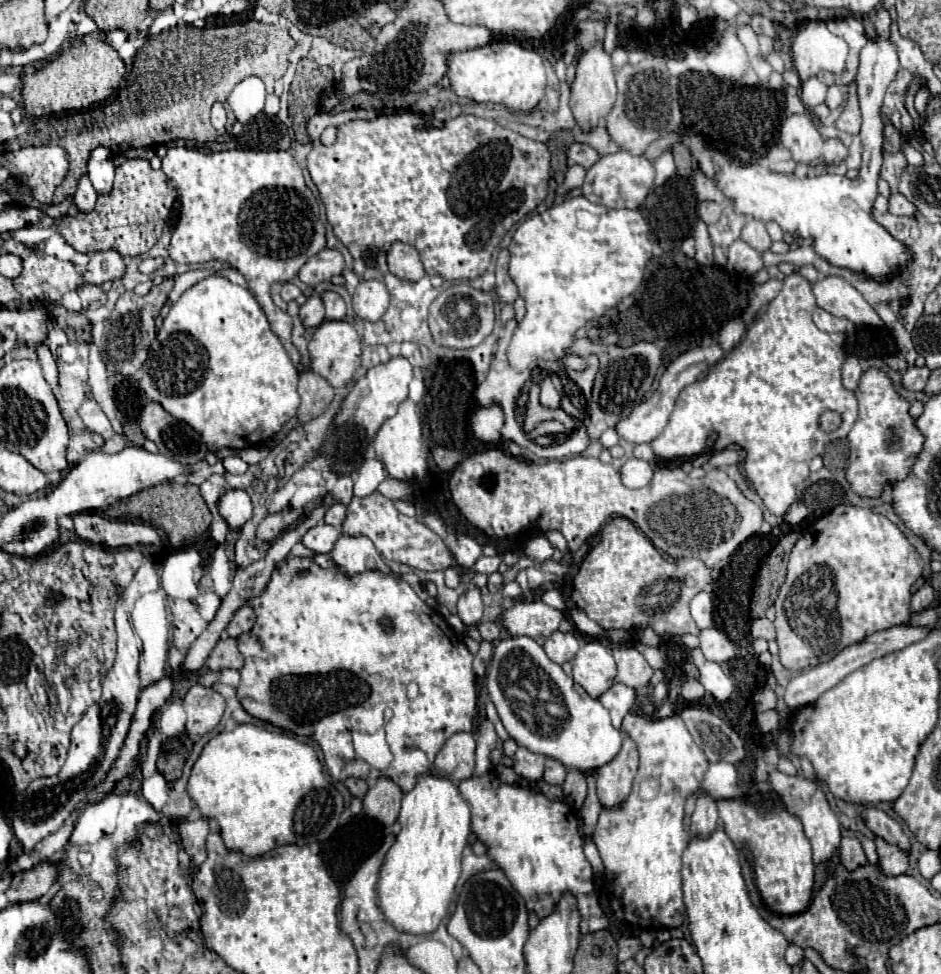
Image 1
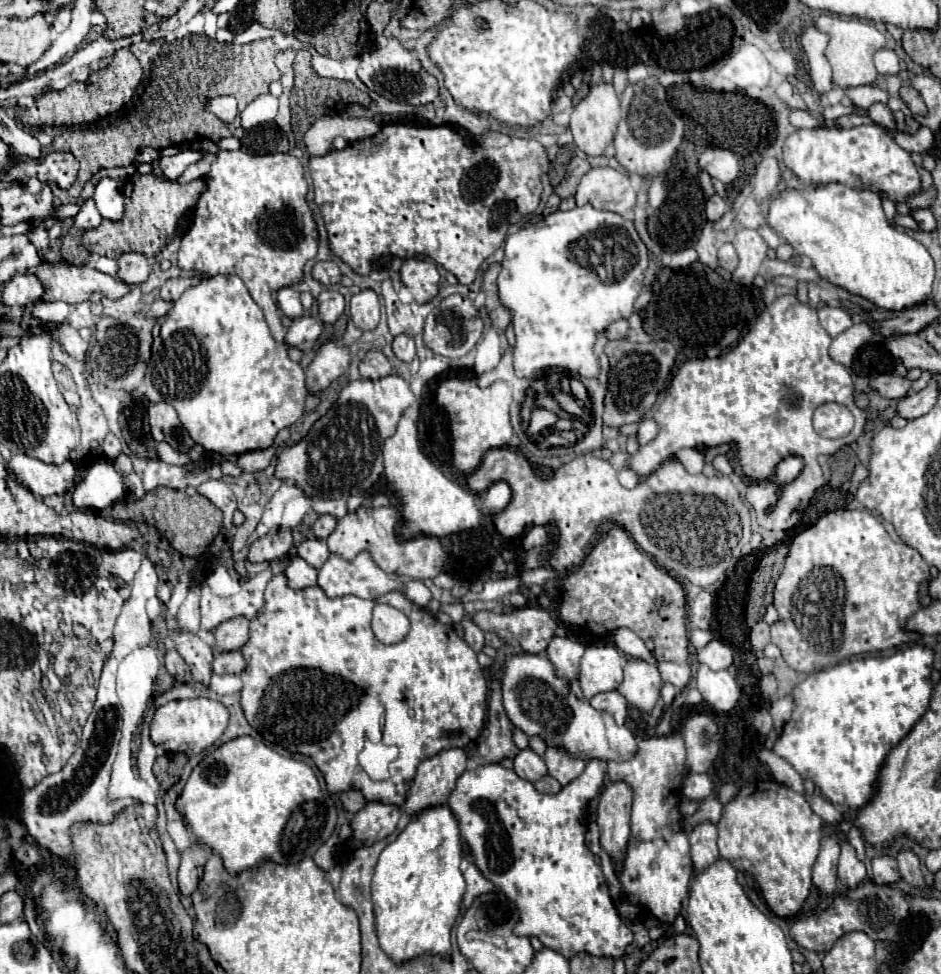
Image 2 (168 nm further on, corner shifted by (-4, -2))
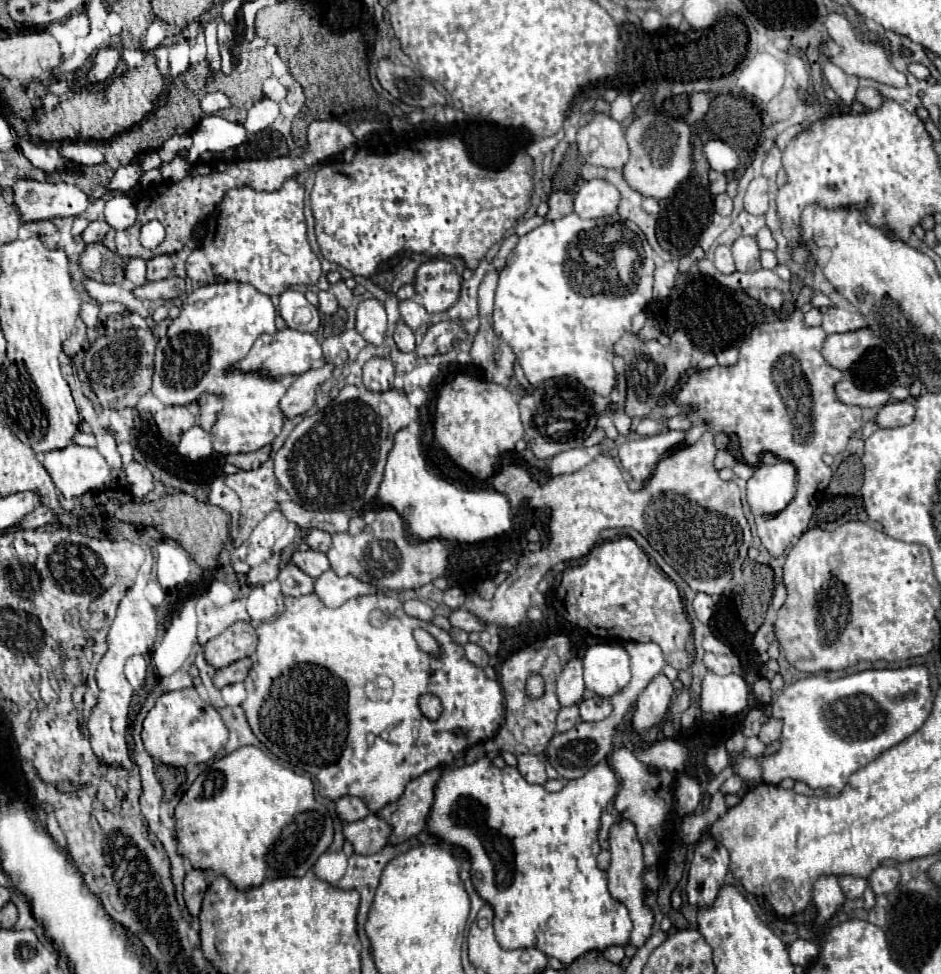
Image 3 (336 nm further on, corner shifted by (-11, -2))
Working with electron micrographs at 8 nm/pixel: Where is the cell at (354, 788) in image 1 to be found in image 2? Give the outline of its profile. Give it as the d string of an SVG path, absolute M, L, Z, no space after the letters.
M357 790L343 792L343 794L339 796L339 800L343 802L343 808L345 808L347 812L359 812L359 810L365 806L365 798L363 798L363 794L357 792Z

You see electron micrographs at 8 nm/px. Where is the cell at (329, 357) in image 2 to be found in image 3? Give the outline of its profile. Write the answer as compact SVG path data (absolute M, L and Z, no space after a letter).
M330 362L320 364L308 372L300 374L292 382L292 386L284 394L284 398L280 400L280 408L282 408L284 416L294 418L294 416L306 414L316 402L318 388L324 384L324 380L332 378L332 374L334 374L334 364L330 364Z

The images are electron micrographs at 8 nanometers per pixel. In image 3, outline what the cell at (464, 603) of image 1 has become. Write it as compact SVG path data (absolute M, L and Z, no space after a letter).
M468 642L468 644L464 646L464 650L466 650L468 660L474 662L476 666L486 666L486 664L488 664L488 654L486 654L486 650L484 650L482 646Z

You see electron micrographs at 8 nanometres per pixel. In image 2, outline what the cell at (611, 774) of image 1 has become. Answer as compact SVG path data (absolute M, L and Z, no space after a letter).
M625 782L609 784L599 796L597 824L601 830L601 846L613 860L617 870L623 870L625 848L629 844L629 814L633 794Z

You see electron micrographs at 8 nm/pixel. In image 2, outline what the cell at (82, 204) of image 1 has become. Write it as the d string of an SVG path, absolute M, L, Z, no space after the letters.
M87 200L87 202L81 206L81 212L75 216L75 226L77 226L79 230L93 230L93 228L97 228L97 226L101 224L101 220L103 220L103 218L101 218L95 202L93 202L93 200Z

